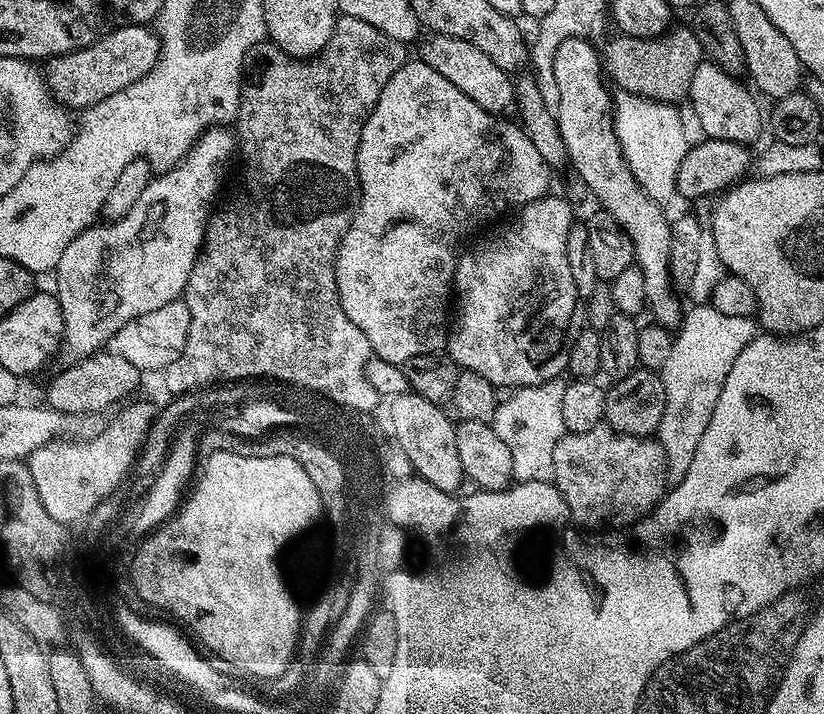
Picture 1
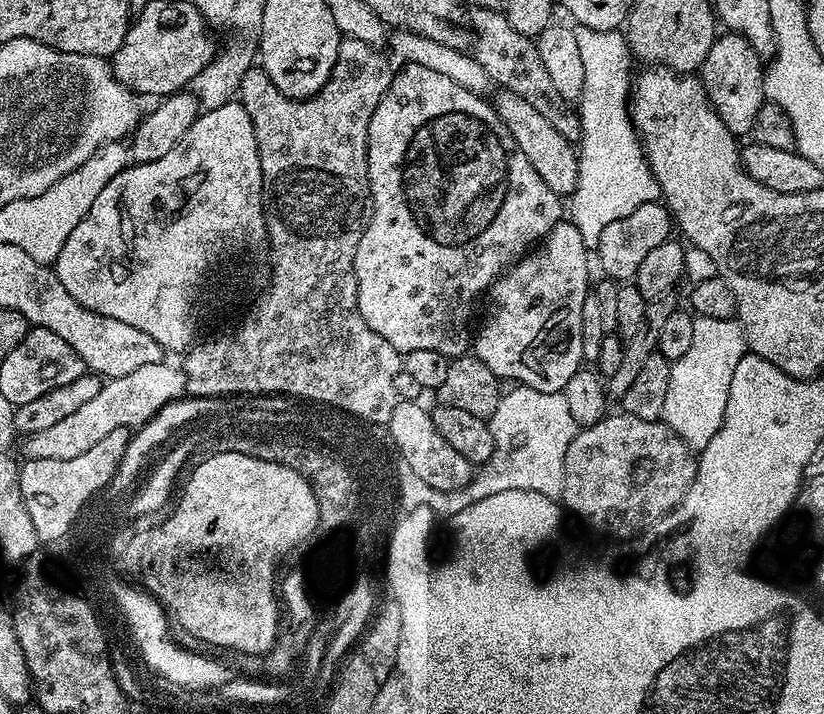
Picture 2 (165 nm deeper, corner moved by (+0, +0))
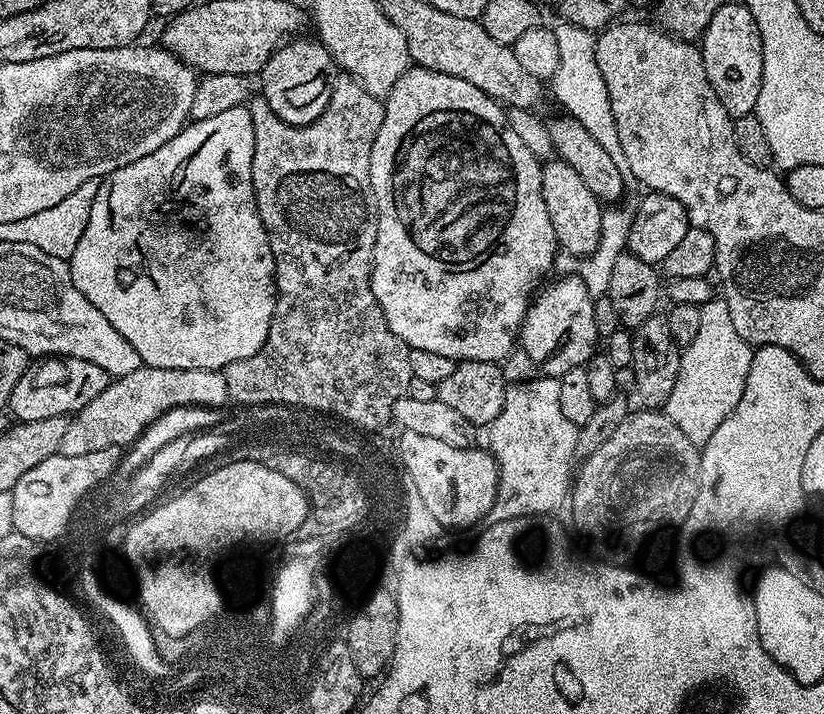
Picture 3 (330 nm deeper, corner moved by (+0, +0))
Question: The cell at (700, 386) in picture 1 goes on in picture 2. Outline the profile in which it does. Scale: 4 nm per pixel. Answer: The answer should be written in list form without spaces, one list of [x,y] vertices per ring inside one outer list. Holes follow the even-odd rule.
[[[733,318],[694,319],[694,339],[682,358],[671,361],[670,386],[666,389],[666,402],[662,405],[663,423],[668,425],[693,453],[699,454],[718,434],[726,414],[726,398],[730,398],[730,382],[738,362],[746,354],[744,331],[739,320]]]

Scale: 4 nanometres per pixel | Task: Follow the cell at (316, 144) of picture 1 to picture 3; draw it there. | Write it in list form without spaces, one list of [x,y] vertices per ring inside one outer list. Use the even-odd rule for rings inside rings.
[[[340,74],[332,81],[332,93],[326,110],[322,110],[322,114],[314,122],[301,128],[295,128],[282,122],[282,118],[278,118],[278,114],[274,114],[274,110],[270,110],[263,95],[256,94],[256,97],[253,95],[247,107],[250,110],[250,118],[254,122],[254,162],[252,163],[254,194],[258,214],[268,232],[270,250],[274,254],[278,299],[270,322],[270,334],[266,338],[262,350],[258,350],[258,354],[254,354],[250,358],[242,358],[242,362],[234,362],[222,369],[226,378],[228,399],[236,406],[283,404],[327,414],[361,430],[380,430],[376,428],[380,428],[384,423],[392,420],[392,408],[403,396],[408,395],[408,387],[412,381],[409,346],[406,342],[402,342],[402,338],[398,338],[398,334],[394,334],[390,330],[390,326],[386,326],[382,306],[378,306],[371,285],[372,255],[378,238],[378,218],[376,217],[374,190],[370,186],[370,150],[374,146],[374,138],[378,138],[378,126],[382,126],[384,100],[367,92],[353,76]]]

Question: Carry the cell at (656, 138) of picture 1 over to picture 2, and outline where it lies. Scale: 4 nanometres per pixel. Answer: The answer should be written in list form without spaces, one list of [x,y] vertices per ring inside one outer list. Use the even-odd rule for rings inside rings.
[[[576,24],[572,28],[572,33],[577,39],[582,70],[585,71],[585,75],[582,82],[582,94],[578,101],[580,169],[578,170],[576,188],[570,197],[570,203],[572,203],[570,223],[578,226],[578,234],[582,234],[585,244],[595,246],[602,230],[606,230],[606,226],[610,226],[610,222],[618,222],[618,218],[626,218],[626,214],[630,214],[630,210],[634,210],[638,206],[659,201],[661,194],[658,182],[644,156],[644,145],[640,143],[640,138],[636,135],[636,128],[632,125],[630,93],[634,84],[632,73],[630,74],[632,55],[628,49],[627,37],[619,29],[598,31],[581,24]]]

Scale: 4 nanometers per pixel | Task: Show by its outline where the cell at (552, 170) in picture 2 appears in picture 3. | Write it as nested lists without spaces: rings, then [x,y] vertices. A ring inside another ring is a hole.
[[[552,158],[540,169],[542,178],[542,202],[546,202],[546,214],[554,226],[557,245],[575,258],[587,258],[596,251],[602,234],[604,208],[602,201],[590,194],[586,182],[565,160]]]

